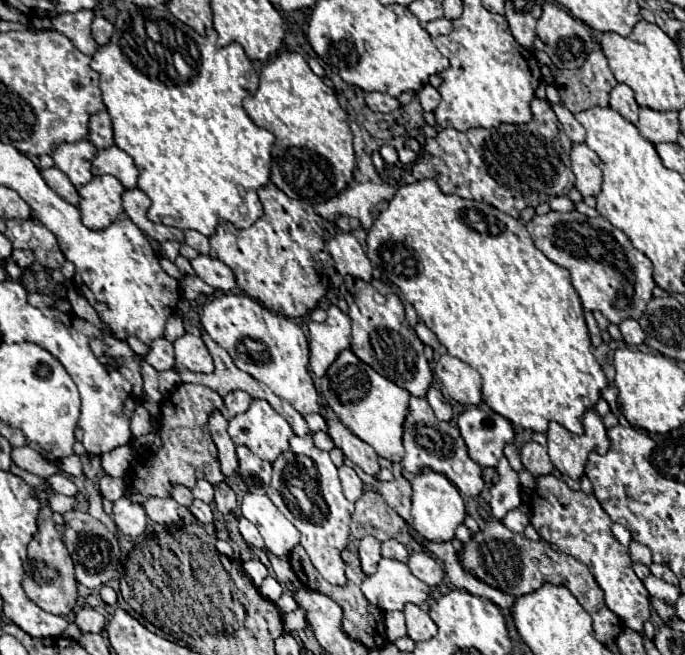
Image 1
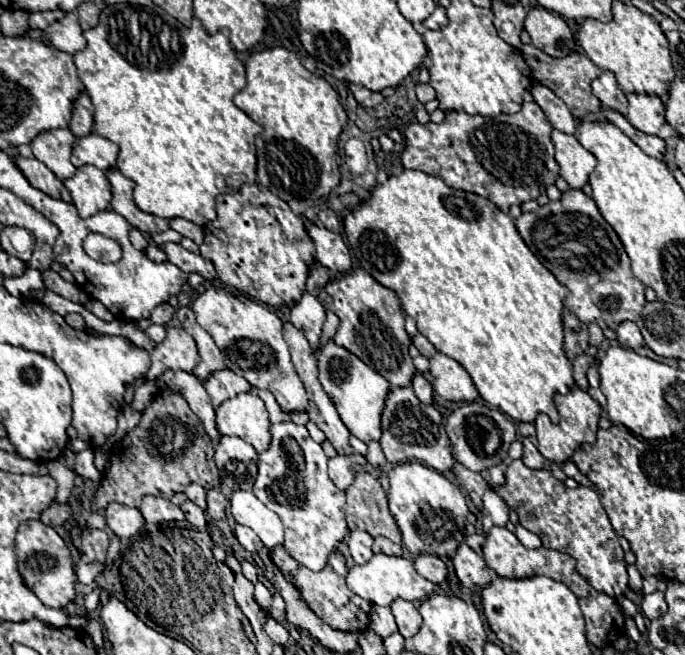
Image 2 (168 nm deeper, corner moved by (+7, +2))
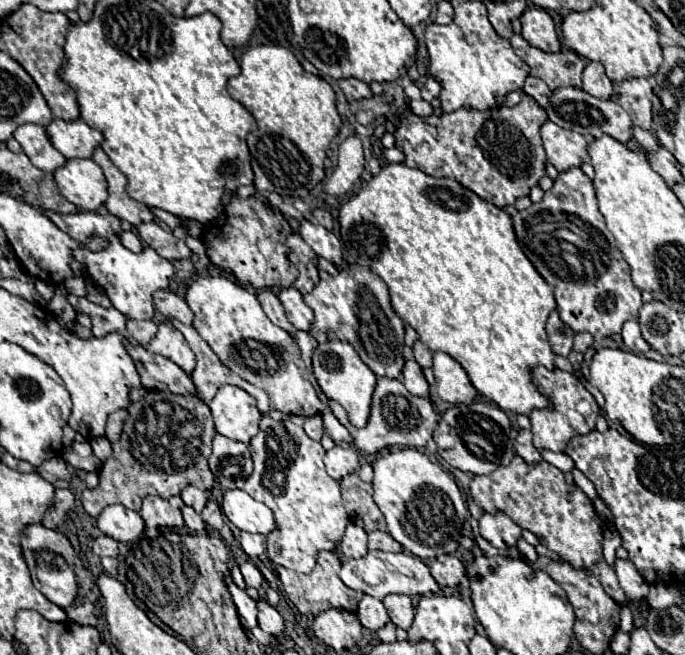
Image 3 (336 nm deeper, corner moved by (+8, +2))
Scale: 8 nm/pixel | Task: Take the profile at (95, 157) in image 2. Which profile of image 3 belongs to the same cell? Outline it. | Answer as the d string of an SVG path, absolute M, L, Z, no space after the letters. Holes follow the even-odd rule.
M53 118L45 128L51 144L65 158L91 158L93 150L103 142L103 134L83 120Z

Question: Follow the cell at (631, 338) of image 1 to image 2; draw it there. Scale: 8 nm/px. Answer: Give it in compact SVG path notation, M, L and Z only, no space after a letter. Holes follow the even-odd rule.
M622 322L618 328L616 328L616 334L618 334L618 342L626 348L640 348L644 346L644 340L642 340L642 334L638 330L638 326L634 322Z

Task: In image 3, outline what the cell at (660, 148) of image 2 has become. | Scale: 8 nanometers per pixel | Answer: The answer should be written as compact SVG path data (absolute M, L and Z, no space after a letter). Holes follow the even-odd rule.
M557 88L553 94L551 94L551 100L549 100L549 106L545 108L547 112L547 118L555 124L559 124L561 128L567 128L567 130L573 130L573 132L579 132L579 134L591 134L593 138L599 138L601 134L607 134L619 142L627 142L627 136L633 136L631 134L631 128L633 128L633 122L629 118L629 114L615 102L611 100L599 100L583 90L577 90L577 88Z

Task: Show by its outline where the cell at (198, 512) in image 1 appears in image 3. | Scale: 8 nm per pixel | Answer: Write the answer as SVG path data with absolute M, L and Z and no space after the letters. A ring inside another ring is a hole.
M185 506L181 512L183 512L185 526L187 526L189 530L193 530L193 532L203 532L203 530L205 530L205 522L203 522L203 518L201 518L193 508Z

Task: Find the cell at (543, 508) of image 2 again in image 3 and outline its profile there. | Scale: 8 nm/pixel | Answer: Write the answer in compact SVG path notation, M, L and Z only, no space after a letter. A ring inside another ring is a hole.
M515 456L511 464L499 466L489 476L473 476L471 496L483 512L505 512L517 526L533 532L543 546L557 552L573 568L589 568L603 560L603 522L591 500L581 488L567 484L561 470L543 460L529 466L521 456Z

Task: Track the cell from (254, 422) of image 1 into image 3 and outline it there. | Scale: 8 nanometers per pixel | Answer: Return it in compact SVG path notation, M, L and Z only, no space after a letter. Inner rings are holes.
M225 384L209 402L215 430L231 440L249 444L259 432L261 412L255 406L255 398L245 390Z

